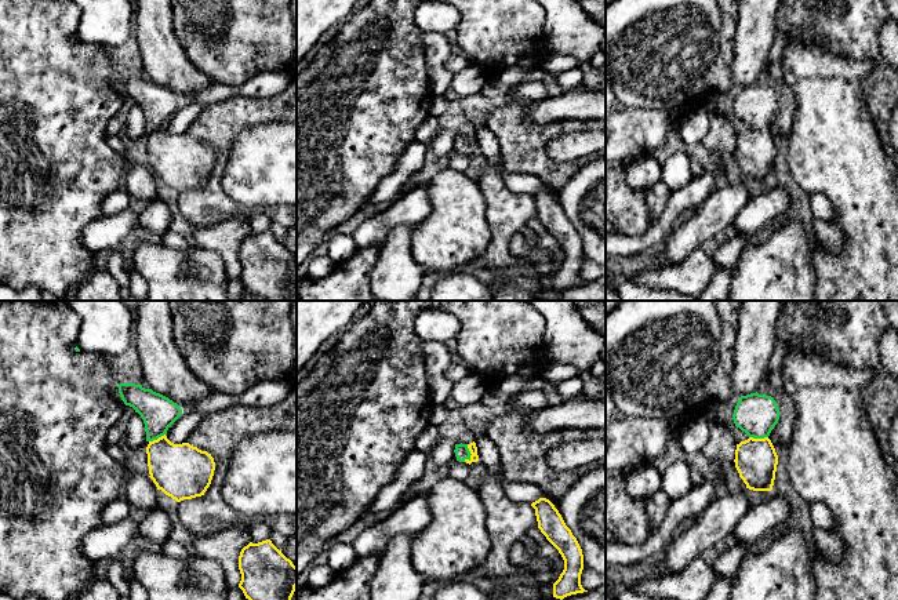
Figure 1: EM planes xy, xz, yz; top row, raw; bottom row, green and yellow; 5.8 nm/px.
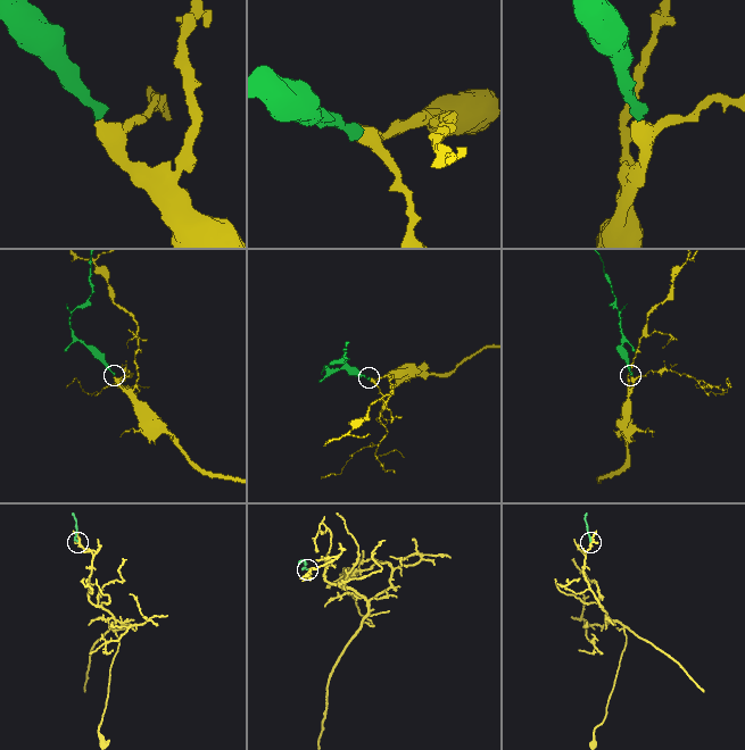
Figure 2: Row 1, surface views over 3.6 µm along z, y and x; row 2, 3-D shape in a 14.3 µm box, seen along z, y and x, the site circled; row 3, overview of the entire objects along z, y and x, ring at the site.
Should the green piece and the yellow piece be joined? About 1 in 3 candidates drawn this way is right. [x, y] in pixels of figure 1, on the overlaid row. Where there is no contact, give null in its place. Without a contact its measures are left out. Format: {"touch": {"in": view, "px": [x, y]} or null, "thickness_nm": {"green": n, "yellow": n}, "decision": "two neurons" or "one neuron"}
{"touch": {"in": "xz", "px": [471, 454]}, "thickness_nm": {"green": 90, "yellow": 50}, "decision": "one neuron"}

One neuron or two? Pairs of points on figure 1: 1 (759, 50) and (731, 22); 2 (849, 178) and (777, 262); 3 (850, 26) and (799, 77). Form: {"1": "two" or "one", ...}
{"1": "two", "2": "two", "3": "two"}

